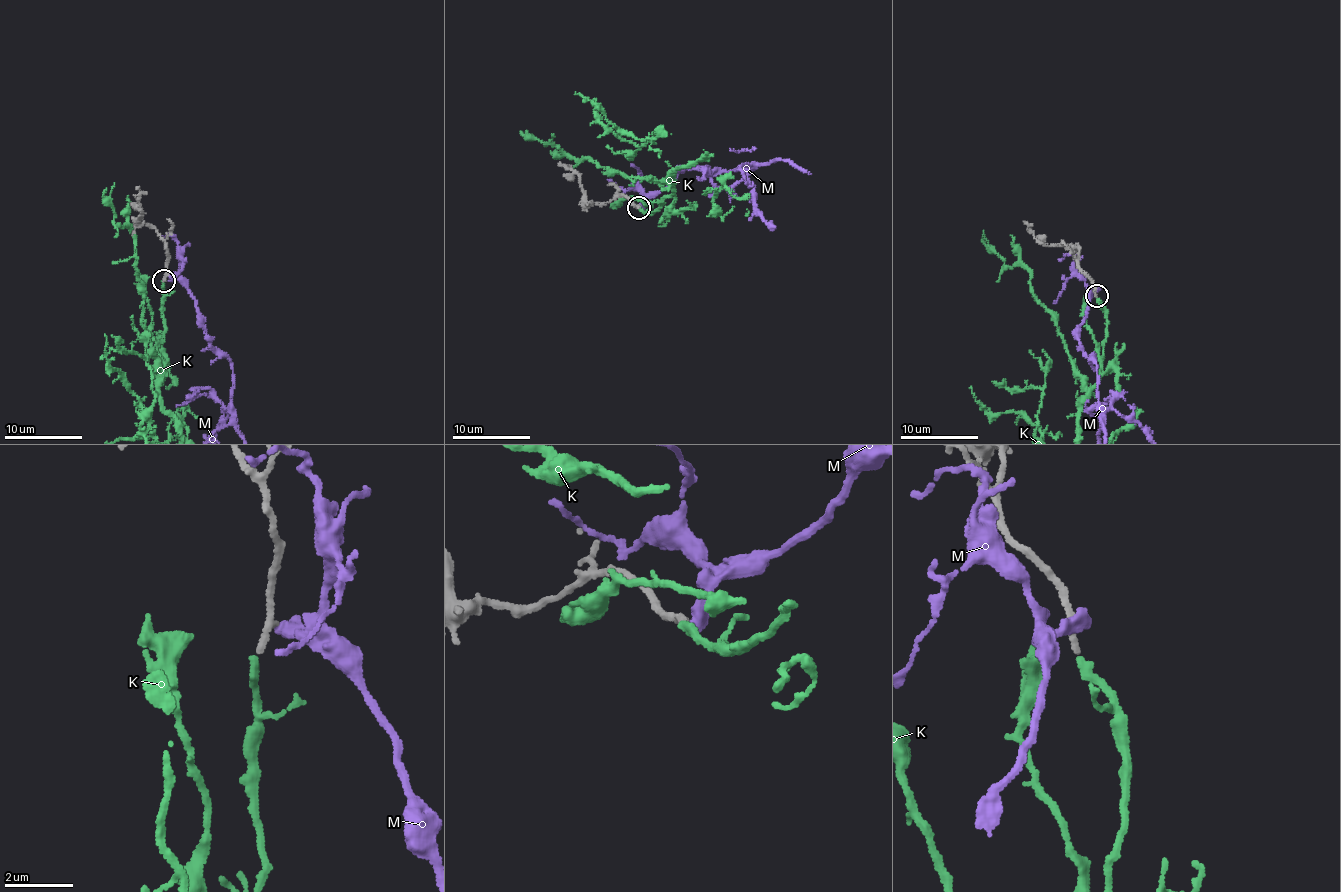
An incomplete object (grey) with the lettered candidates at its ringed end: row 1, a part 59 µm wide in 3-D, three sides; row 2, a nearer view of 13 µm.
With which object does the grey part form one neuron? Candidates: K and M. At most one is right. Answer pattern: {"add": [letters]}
{"add": ["K"]}

